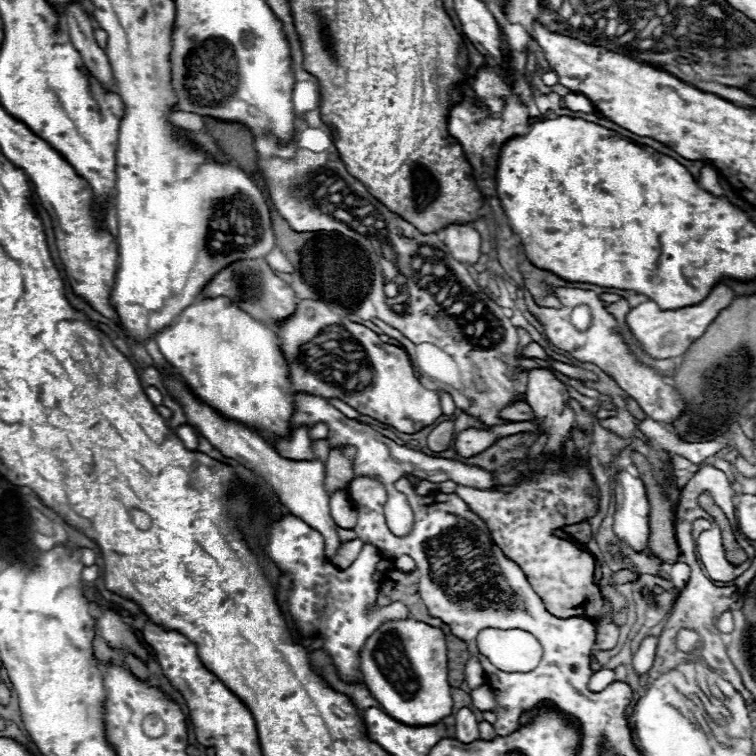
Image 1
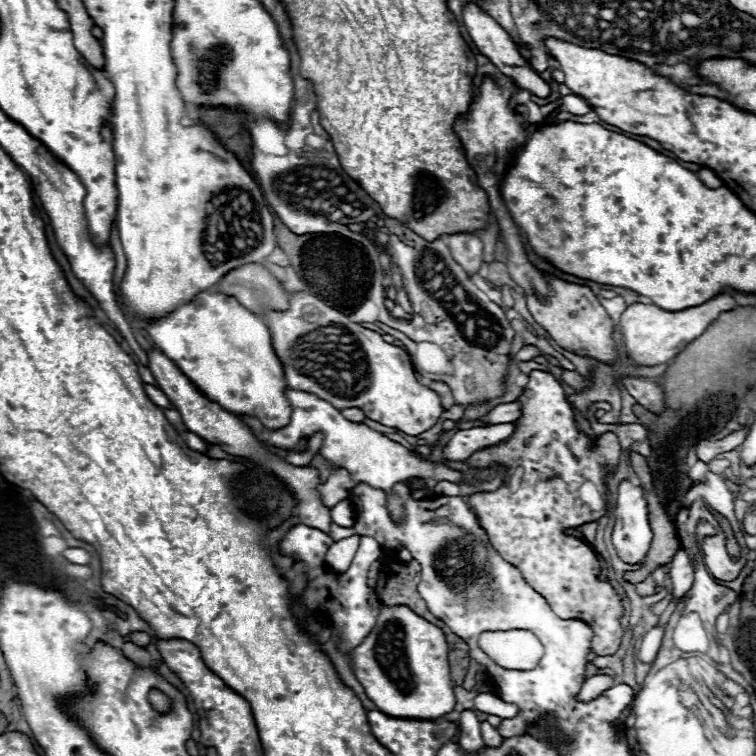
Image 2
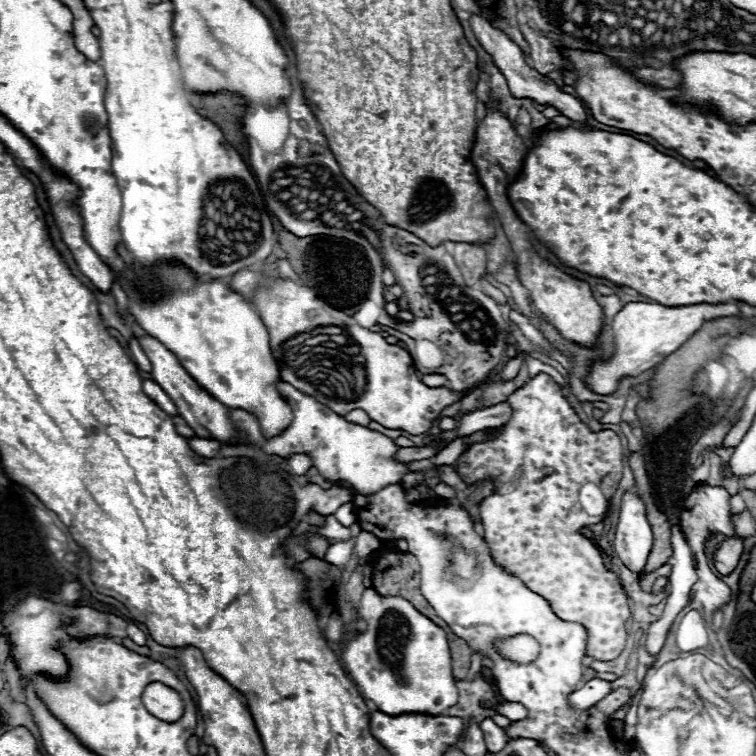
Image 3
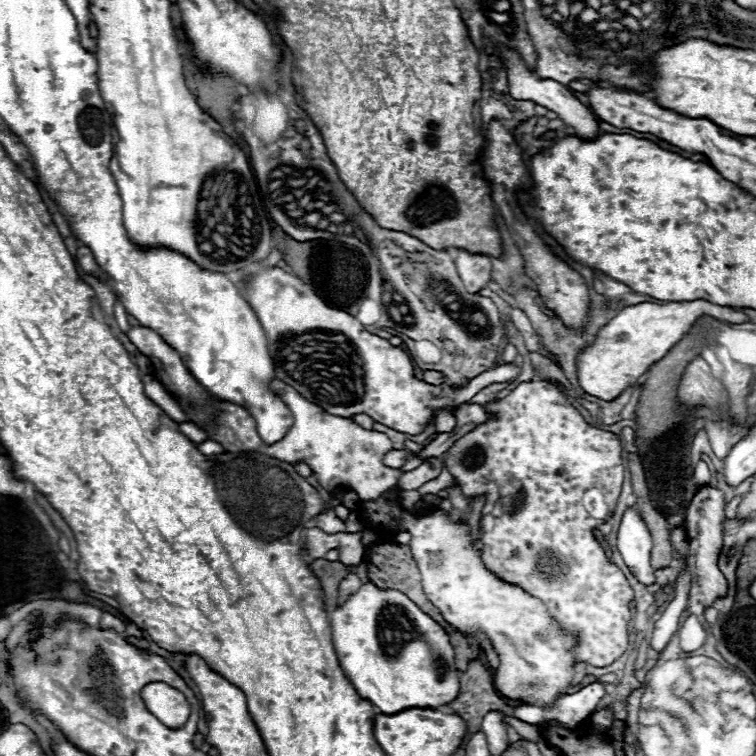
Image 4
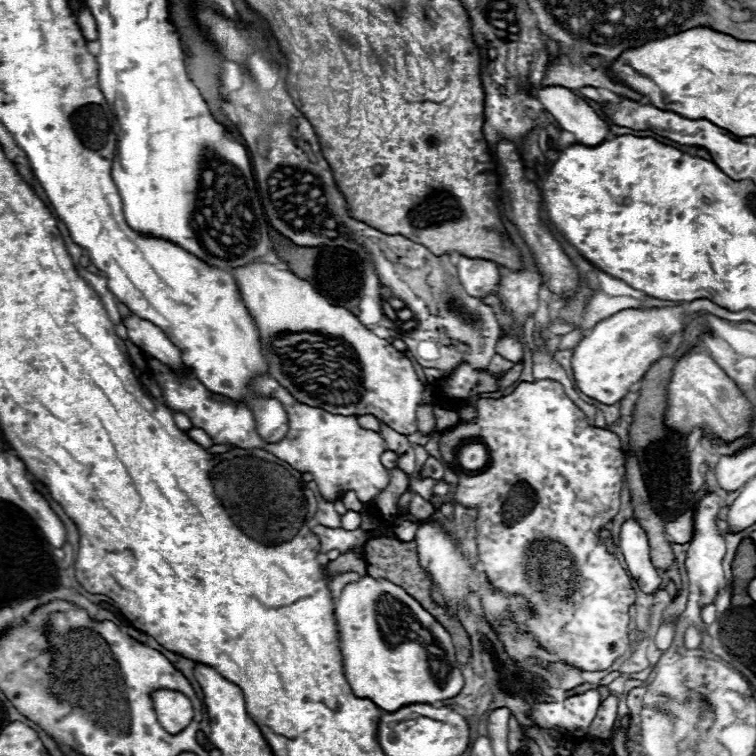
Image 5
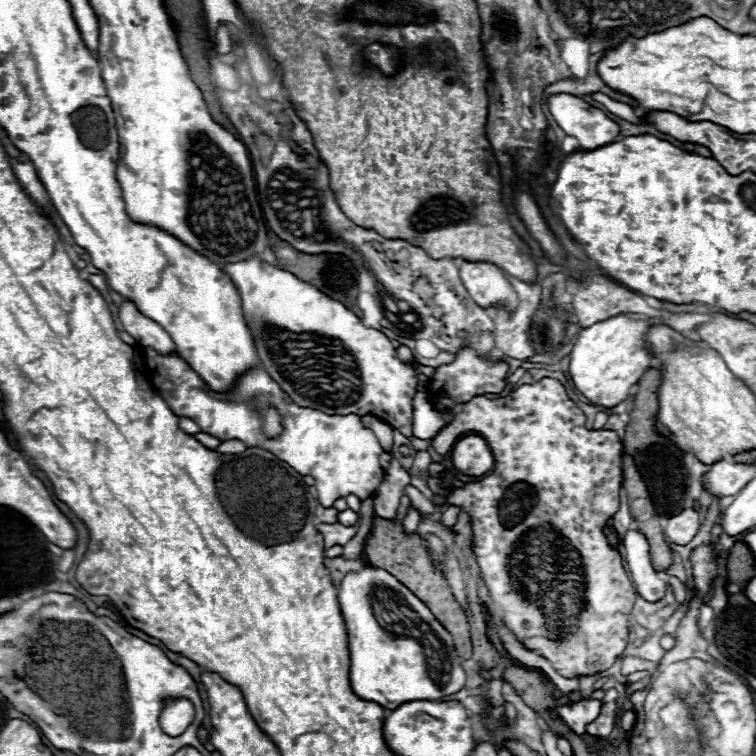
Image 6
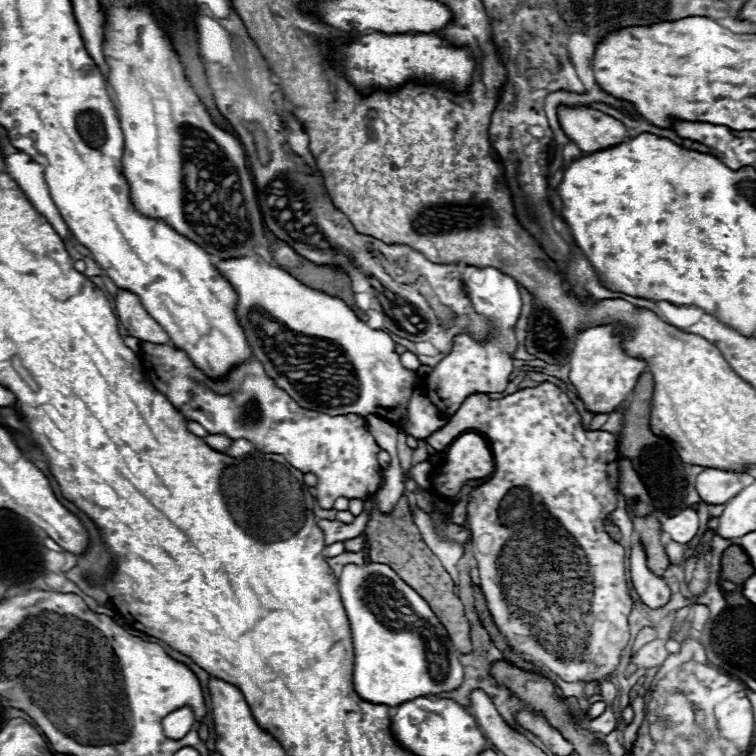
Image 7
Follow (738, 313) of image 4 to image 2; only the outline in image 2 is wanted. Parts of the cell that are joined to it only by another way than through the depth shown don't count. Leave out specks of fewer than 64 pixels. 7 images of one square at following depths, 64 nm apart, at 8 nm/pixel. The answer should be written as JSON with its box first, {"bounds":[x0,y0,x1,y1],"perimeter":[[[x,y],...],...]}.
{"bounds":[620,292,736,366],"perimeter":[[[722,292],[716,298],[700,304],[700,306],[684,308],[678,312],[662,310],[656,304],[630,304],[620,318],[620,328],[622,328],[624,340],[626,340],[626,352],[632,356],[632,360],[636,364],[644,364],[644,366],[668,362],[668,360],[676,358],[676,354],[680,354],[680,350],[684,350],[684,346],[688,346],[692,340],[696,340],[696,336],[700,336],[706,330],[706,326],[718,318],[718,314],[732,310],[734,306],[736,306],[734,296],[728,292]]]}

